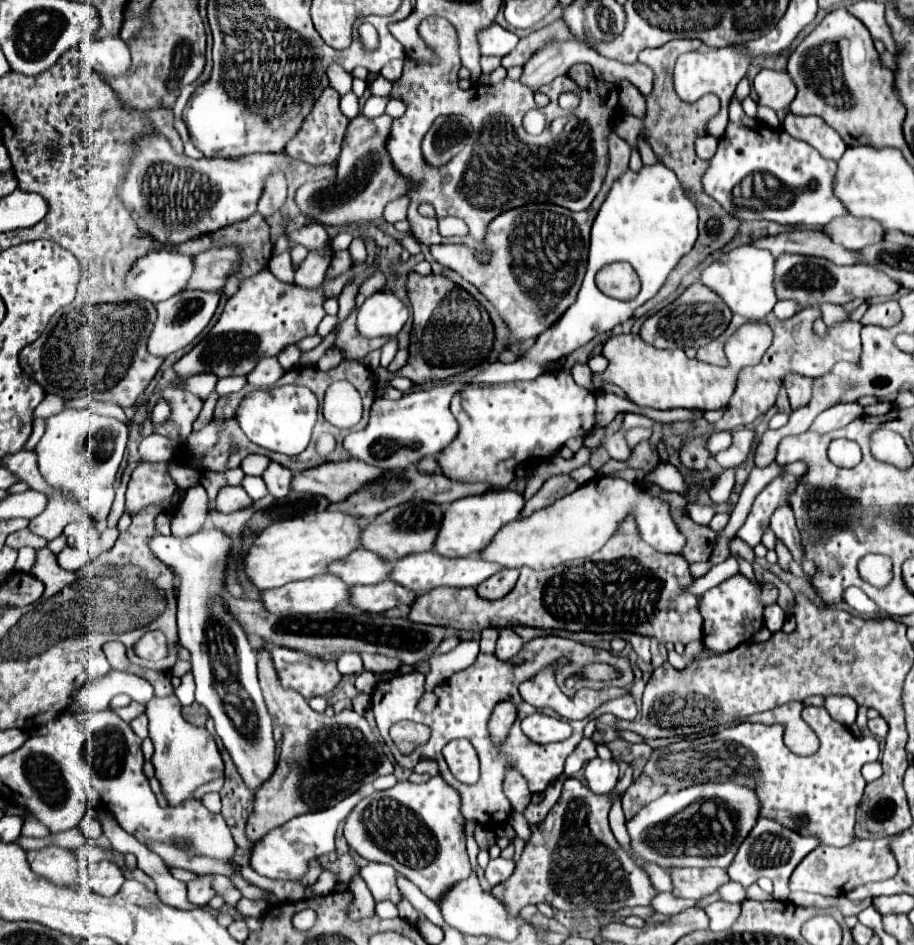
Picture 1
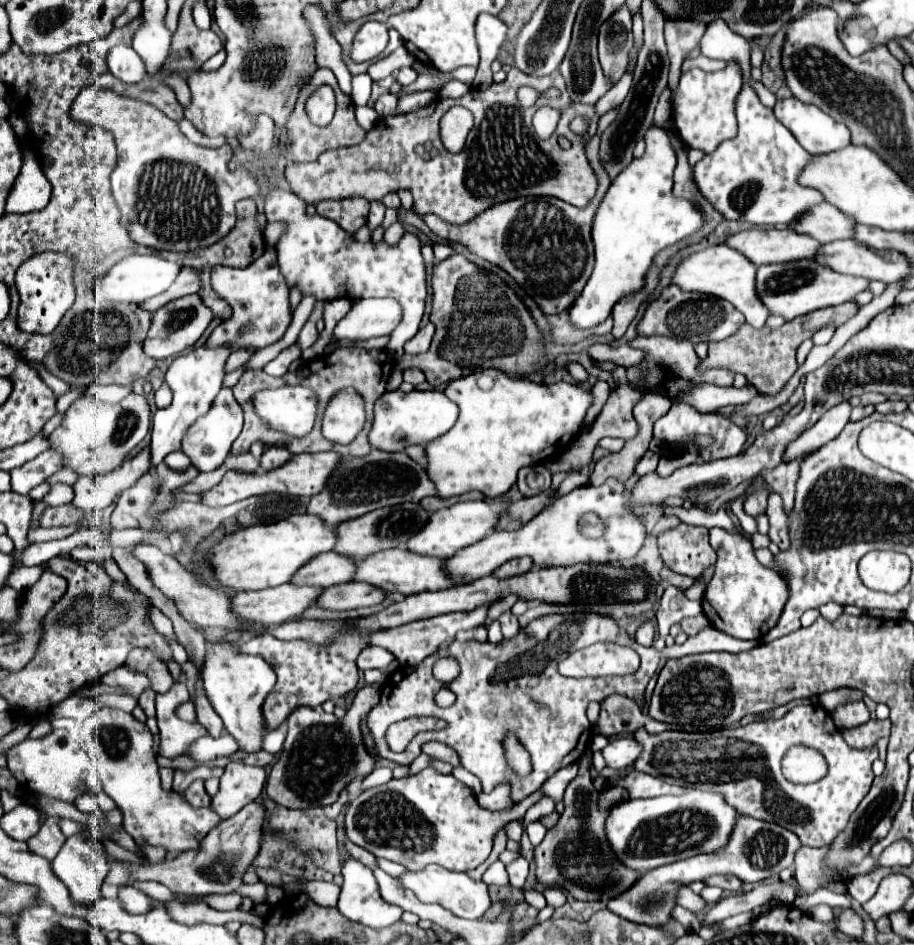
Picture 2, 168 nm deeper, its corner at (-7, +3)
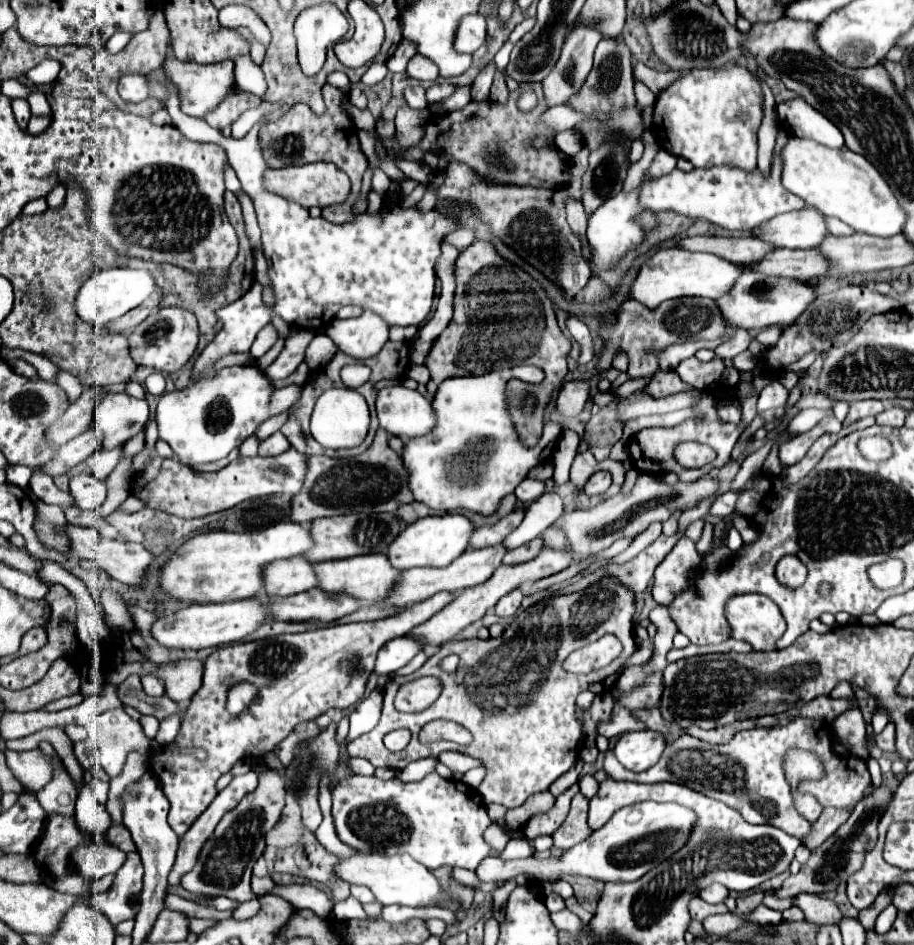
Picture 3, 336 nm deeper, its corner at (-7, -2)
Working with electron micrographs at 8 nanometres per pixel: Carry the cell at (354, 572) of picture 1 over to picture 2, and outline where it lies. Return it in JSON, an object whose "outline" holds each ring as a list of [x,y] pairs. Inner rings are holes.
{"outline":[[[329,552],[329,554],[321,554],[319,558],[313,558],[313,562],[309,562],[309,566],[303,566],[293,576],[293,582],[305,582],[305,584],[329,588],[335,584],[353,582],[355,570],[357,570],[355,558]]]}

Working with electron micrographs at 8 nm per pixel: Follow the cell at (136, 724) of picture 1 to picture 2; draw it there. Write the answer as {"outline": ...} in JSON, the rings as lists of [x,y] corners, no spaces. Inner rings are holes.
{"outline":[[[145,690],[145,694],[139,698],[139,706],[147,714],[147,718],[155,718],[155,692]]]}

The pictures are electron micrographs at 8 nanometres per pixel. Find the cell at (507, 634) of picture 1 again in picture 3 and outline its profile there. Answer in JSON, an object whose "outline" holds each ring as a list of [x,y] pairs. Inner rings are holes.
{"outline":[[[519,589],[503,595],[497,605],[495,605],[495,613],[501,615],[501,617],[507,617],[507,615],[515,615],[515,611],[519,609],[521,605],[521,599],[523,599],[523,593]]]}

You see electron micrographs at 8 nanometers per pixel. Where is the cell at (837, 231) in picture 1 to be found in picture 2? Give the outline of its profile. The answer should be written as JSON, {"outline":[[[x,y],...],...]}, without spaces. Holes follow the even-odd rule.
{"outline":[[[823,202],[821,206],[817,206],[817,210],[811,210],[809,214],[805,214],[805,218],[801,218],[801,222],[793,224],[793,230],[813,234],[813,238],[827,244],[827,242],[835,242],[835,240],[853,238],[855,226],[857,226],[857,220],[853,216]]]}

